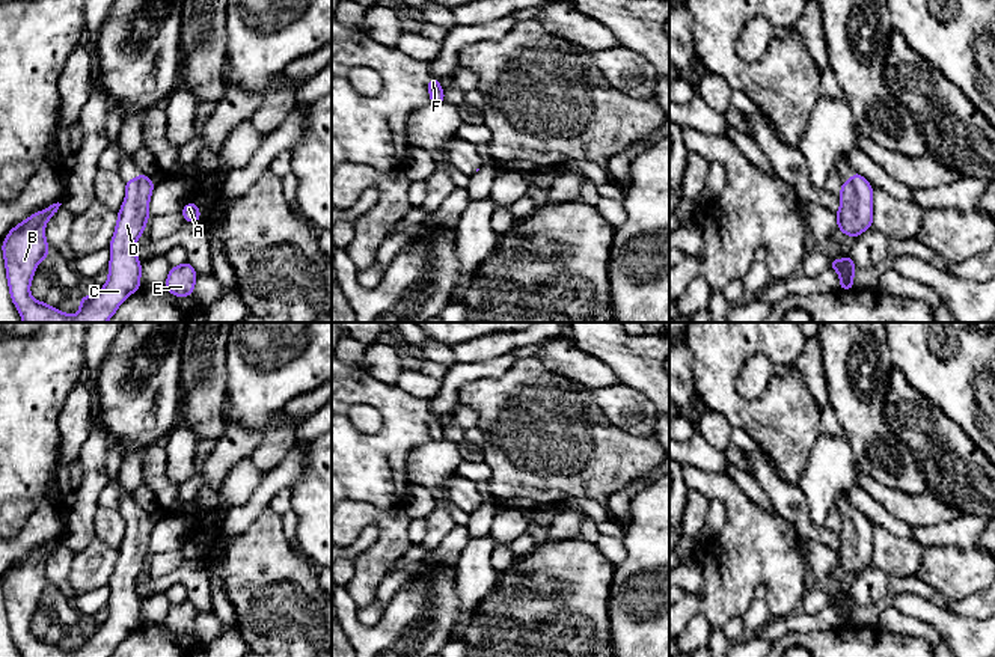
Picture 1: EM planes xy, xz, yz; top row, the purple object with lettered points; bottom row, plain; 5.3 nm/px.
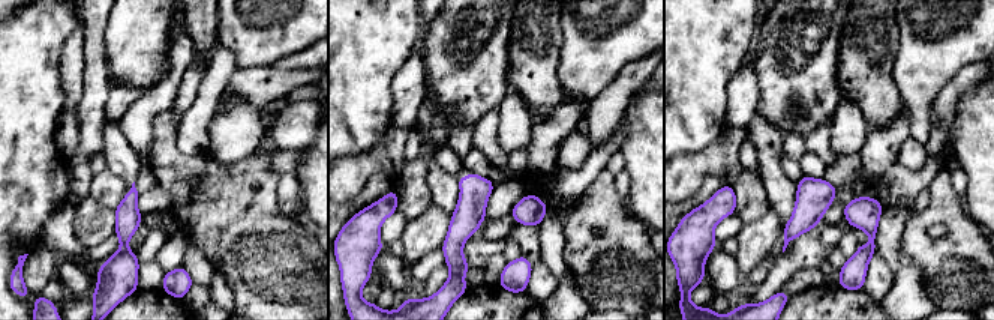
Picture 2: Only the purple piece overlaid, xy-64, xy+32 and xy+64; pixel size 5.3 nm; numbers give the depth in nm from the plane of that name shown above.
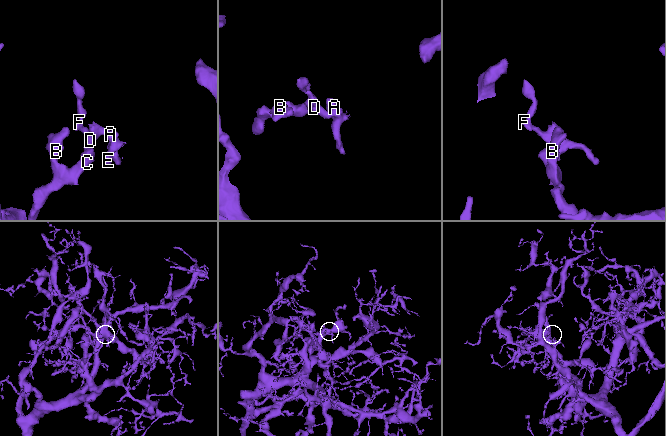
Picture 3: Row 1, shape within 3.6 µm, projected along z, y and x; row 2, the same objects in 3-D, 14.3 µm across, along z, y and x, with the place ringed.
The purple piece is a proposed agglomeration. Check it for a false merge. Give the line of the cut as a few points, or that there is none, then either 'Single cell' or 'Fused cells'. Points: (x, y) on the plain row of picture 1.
No split. Single cell

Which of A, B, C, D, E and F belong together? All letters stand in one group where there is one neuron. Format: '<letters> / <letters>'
A B C D E F

